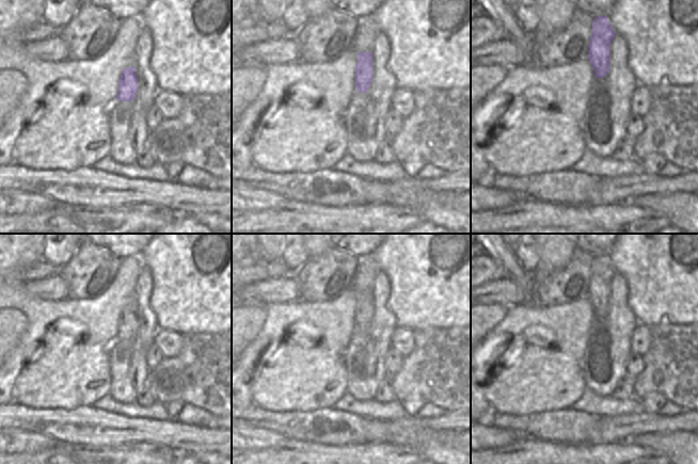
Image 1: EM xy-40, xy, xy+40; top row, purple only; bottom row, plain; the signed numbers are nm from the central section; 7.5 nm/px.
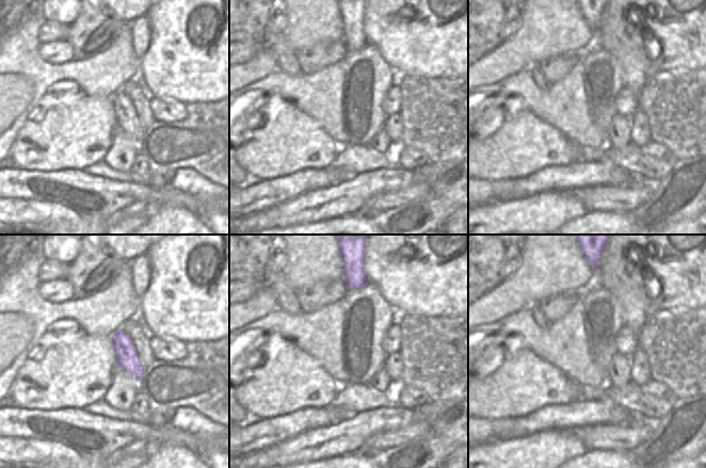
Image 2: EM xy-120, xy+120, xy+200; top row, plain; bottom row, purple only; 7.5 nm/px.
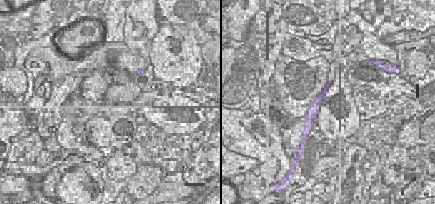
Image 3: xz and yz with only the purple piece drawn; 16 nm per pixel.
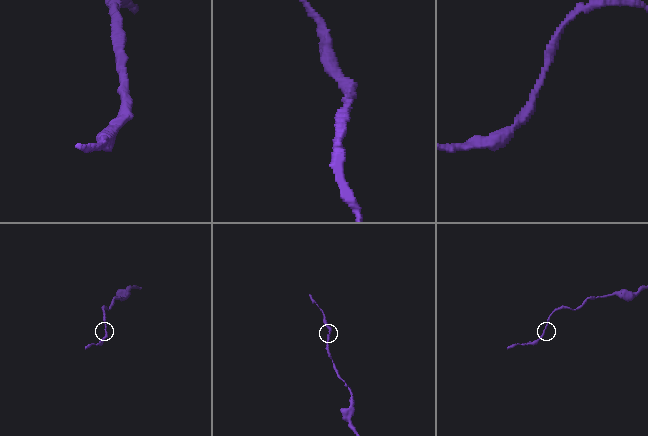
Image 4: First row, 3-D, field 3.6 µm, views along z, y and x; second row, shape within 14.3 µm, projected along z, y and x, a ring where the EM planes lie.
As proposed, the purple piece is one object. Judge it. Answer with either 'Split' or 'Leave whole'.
Leave whole.

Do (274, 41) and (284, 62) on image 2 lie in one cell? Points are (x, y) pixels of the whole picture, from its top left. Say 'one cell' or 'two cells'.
one cell

